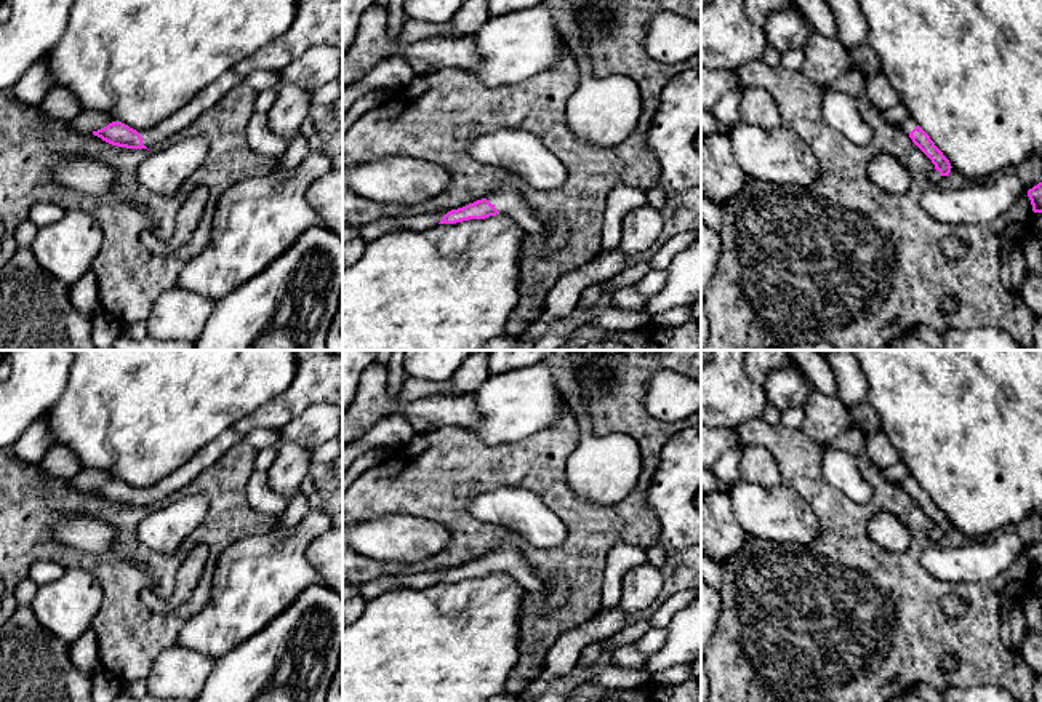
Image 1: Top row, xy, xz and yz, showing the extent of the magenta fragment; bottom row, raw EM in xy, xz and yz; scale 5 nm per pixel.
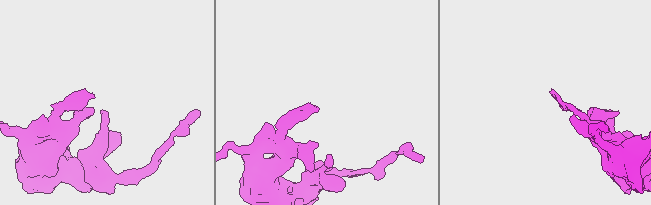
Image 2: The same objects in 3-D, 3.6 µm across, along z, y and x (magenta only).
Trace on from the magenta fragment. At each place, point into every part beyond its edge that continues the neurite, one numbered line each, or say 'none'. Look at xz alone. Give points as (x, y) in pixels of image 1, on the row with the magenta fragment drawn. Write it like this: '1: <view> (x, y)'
1: xz (509, 202)

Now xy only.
1: xy (168, 128)

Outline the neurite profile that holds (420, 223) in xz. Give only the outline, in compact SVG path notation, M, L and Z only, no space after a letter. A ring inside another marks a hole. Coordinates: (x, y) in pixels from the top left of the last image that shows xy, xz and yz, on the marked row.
M442 209L442 211L426 213L426 214L419 214L419 216L402 217L400 227L397 230L421 232L421 230L431 229L431 227L437 225L447 213L448 213L448 209Z

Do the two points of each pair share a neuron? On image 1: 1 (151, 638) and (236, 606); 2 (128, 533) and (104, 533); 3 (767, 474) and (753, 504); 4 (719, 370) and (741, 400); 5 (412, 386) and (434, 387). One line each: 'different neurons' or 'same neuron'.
1: different neurons
2: different neurons
3: different neurons
4: same neuron
5: same neuron

